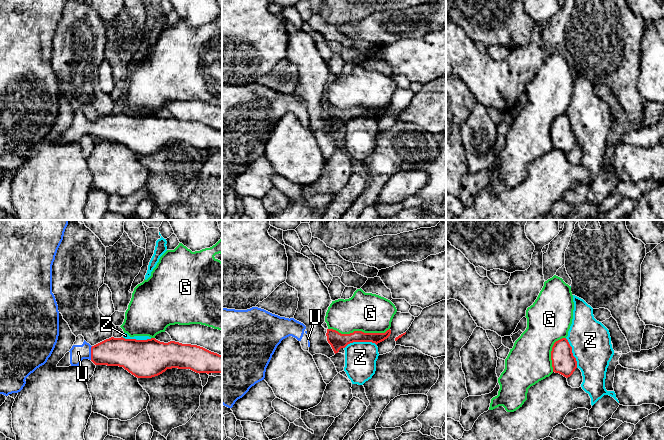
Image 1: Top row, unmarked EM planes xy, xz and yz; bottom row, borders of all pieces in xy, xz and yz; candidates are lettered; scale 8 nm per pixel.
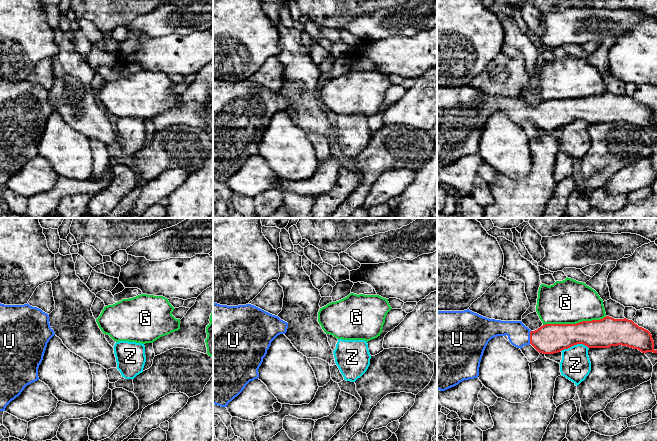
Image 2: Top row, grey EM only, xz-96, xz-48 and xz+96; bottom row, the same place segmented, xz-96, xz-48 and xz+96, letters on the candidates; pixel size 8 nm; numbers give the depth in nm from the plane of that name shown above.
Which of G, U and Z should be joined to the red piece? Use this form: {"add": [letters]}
{"add": ["U"]}

